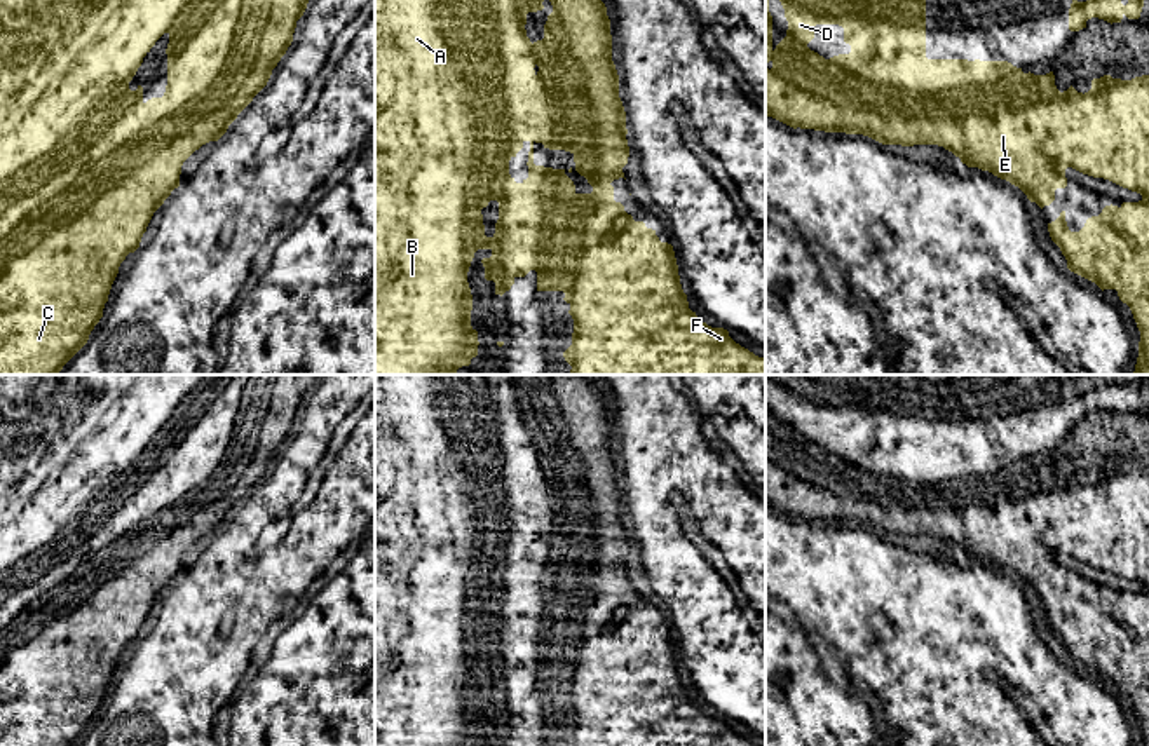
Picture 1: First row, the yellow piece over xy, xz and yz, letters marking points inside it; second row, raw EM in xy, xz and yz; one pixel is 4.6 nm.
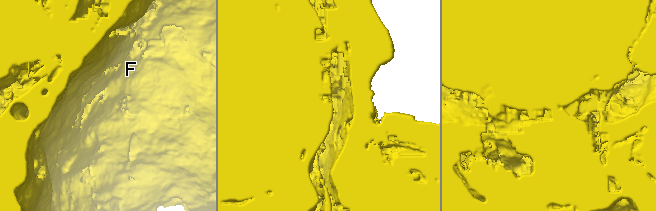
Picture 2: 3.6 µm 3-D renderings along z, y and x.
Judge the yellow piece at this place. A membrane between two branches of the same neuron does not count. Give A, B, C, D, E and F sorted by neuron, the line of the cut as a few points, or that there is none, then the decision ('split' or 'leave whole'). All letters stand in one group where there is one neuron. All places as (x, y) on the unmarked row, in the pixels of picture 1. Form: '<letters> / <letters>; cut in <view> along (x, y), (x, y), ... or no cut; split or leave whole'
A B D / C E F; cut in xz along (506, 570), (550, 603), (513, 656), (574, 651), (571, 692); split

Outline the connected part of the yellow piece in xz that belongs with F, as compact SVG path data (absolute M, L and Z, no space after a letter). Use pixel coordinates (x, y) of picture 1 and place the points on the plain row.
M546 375L558 383L558 406L568 431L568 446L582 460L582 465L567 465L560 471L551 460L554 450L554 404L547 406L544 415L544 429L532 434L534 450L539 457L535 465L541 486L541 511L534 511L534 521L528 525L535 533L542 533L549 540L565 540L574 546L575 561L598 579L595 584L577 584L577 598L574 603L561 603L549 596L547 591L532 586L527 573L506 572L502 575L502 591L527 591L532 598L551 603L551 622L534 626L521 634L513 645L513 657L549 657L553 647L560 647L563 655L568 650L577 652L574 666L574 682L570 683L570 701L574 709L572 736L563 746L755 746L748 739L736 734L724 718L711 718L703 713L696 702L689 699L687 685L682 680L678 655L673 636L661 633L656 621L647 619L643 612L635 612L624 601L621 593L614 591L614 570L624 568L622 558L628 554L629 537L621 516L610 514L593 523L589 532L579 525L579 509L586 504L591 507L617 507L622 502L619 488L619 465L612 451L610 410L605 394L588 375Z

